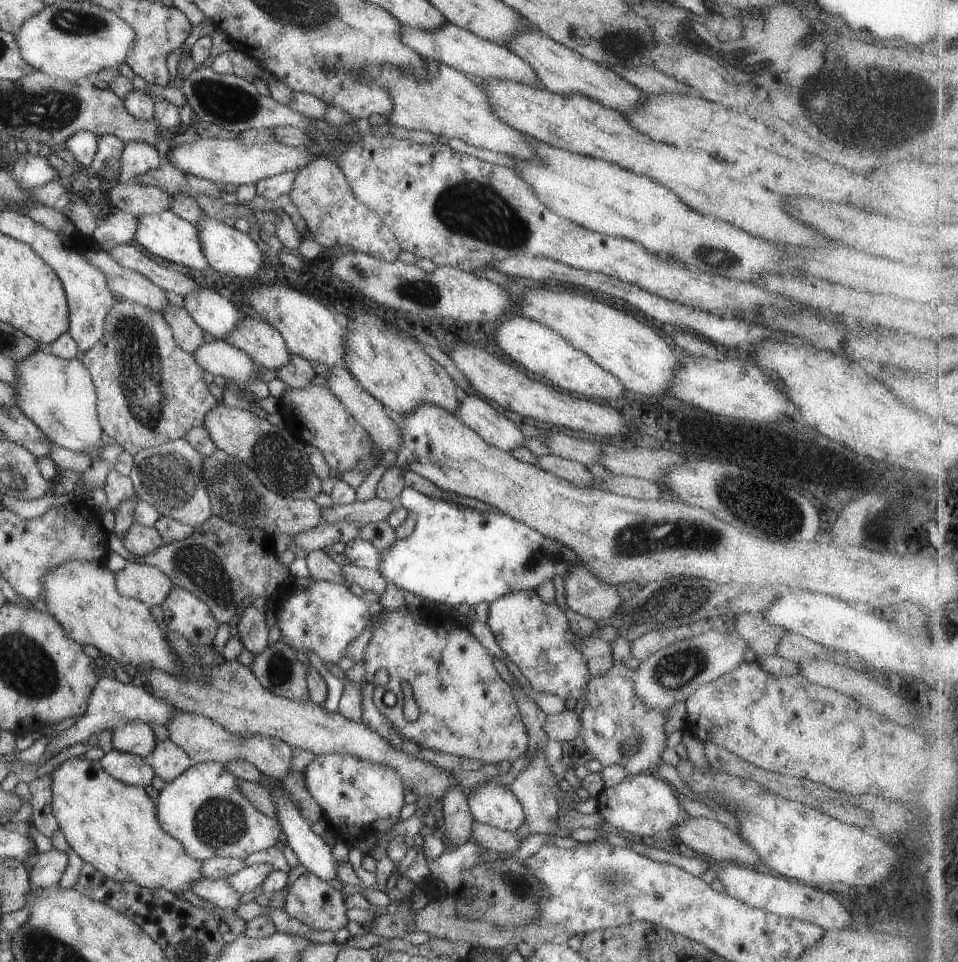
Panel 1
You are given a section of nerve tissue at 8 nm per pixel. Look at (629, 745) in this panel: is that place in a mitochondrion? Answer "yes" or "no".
yes

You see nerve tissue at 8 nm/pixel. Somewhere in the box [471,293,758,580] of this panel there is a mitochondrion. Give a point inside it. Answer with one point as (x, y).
(644, 538)

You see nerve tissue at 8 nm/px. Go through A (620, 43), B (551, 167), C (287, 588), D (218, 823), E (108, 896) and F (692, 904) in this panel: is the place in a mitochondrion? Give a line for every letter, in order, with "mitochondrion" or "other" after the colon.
A: mitochondrion
B: other
C: other
D: mitochondrion
E: other
F: other

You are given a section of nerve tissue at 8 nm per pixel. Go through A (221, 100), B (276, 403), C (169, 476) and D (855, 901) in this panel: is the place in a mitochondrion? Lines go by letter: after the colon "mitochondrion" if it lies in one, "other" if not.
A: mitochondrion
B: other
C: mitochondrion
D: other

